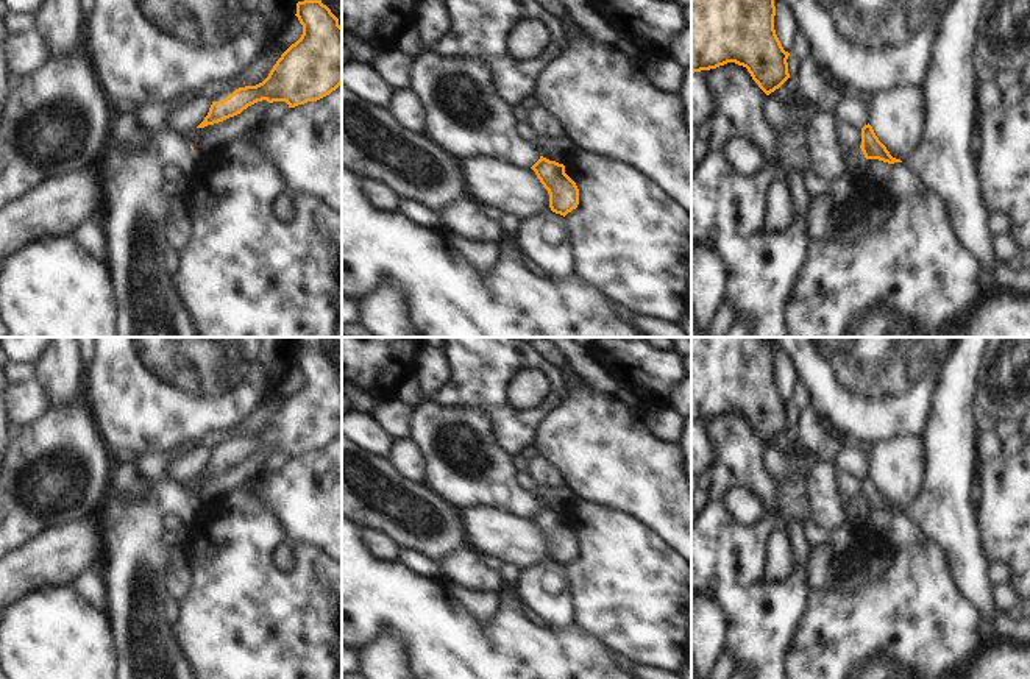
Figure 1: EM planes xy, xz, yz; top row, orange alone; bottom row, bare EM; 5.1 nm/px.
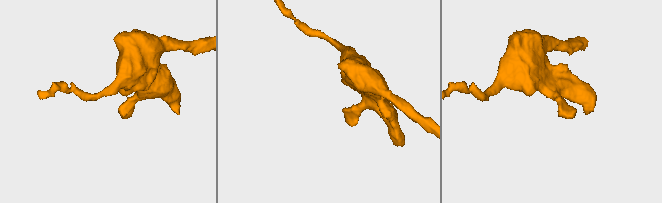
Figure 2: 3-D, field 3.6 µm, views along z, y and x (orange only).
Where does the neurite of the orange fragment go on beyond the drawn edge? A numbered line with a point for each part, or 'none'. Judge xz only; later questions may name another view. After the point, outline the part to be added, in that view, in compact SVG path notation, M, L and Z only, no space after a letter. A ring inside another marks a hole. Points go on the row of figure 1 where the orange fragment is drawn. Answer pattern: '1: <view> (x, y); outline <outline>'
none

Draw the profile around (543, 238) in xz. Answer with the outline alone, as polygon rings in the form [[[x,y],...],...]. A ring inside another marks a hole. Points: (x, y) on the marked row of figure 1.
[[[543,211],[521,220],[512,240],[546,276],[574,276],[574,256],[563,215]]]

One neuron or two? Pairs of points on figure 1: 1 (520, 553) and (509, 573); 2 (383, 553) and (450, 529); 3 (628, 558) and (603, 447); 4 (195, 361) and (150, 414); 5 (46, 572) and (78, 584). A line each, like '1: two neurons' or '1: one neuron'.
1: two neurons
2: two neurons
3: two neurons
4: one neuron
5: two neurons

